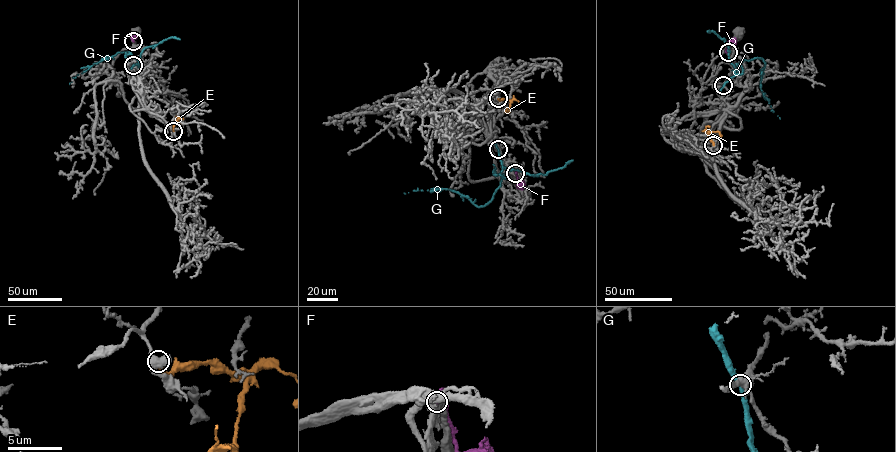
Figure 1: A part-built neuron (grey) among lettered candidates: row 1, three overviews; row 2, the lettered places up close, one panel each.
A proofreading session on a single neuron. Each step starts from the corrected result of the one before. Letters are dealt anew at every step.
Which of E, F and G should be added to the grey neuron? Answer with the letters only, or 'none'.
none

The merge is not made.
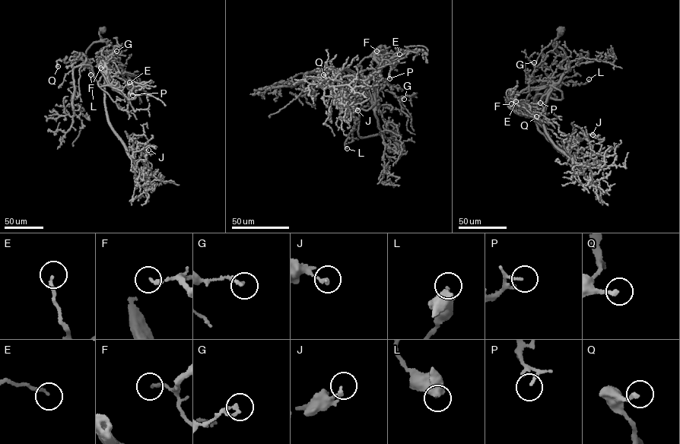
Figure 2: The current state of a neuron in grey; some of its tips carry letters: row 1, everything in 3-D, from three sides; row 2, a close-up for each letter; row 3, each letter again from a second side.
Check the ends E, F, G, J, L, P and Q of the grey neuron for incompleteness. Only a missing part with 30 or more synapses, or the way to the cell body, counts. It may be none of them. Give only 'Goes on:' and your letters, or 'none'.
Goes on: none

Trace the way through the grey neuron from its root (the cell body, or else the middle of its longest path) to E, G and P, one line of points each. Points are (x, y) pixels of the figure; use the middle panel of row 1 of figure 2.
E: (399, 147), (391, 133), (396, 131), (388, 138), (379, 132), (374, 103), (356, 68), (376, 54), (399, 54)
G: (399, 147), (391, 133), (398, 132), (383, 137), (377, 127), (374, 87), (380, 77), (404, 99)
P: (399, 147), (391, 133), (398, 133), (382, 135), (374, 113), (371, 75), (382, 58), (392, 61), (389, 78)

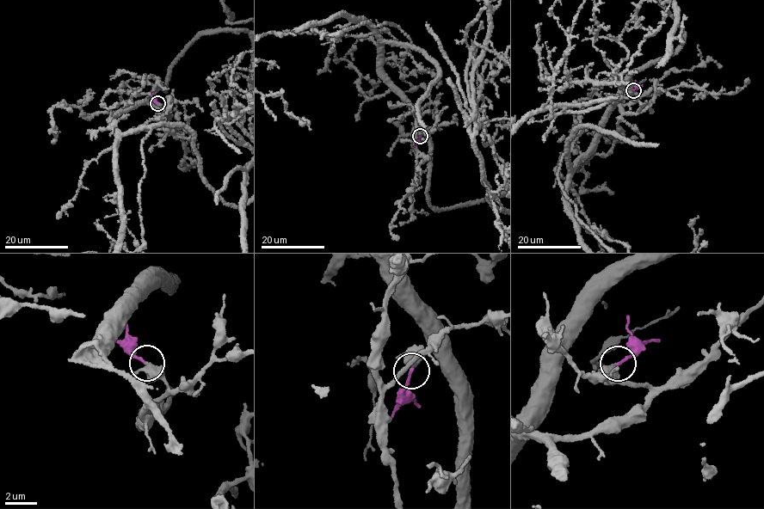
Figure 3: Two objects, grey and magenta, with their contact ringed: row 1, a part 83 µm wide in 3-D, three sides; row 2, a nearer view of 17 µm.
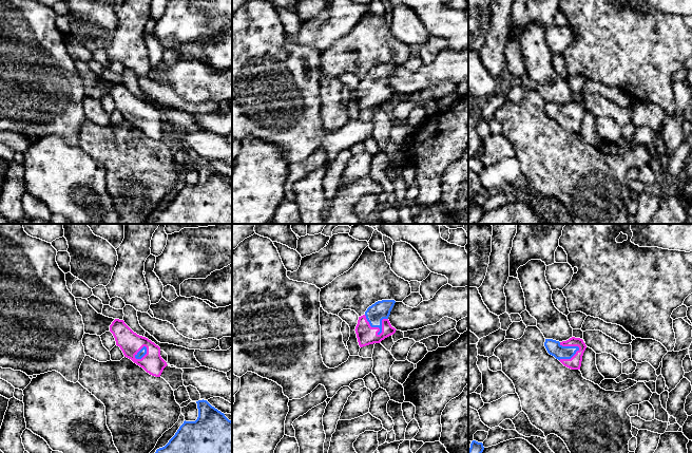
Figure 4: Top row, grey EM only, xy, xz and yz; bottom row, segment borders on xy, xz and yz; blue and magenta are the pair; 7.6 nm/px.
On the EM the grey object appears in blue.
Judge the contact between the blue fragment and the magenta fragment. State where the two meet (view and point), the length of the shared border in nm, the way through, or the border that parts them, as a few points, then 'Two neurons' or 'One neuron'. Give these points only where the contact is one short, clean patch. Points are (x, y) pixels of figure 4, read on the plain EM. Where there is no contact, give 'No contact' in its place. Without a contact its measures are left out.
Touches blue at xz (372, 90). Shared border 200 nm. One neuron

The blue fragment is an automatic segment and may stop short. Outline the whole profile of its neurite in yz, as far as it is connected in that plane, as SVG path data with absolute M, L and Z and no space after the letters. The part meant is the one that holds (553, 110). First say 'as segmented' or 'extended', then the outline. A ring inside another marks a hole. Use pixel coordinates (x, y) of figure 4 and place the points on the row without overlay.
extended; M572 100L566 105L545 102L544 110L547 116L558 122L571 133L580 133L585 107L580 101Z

